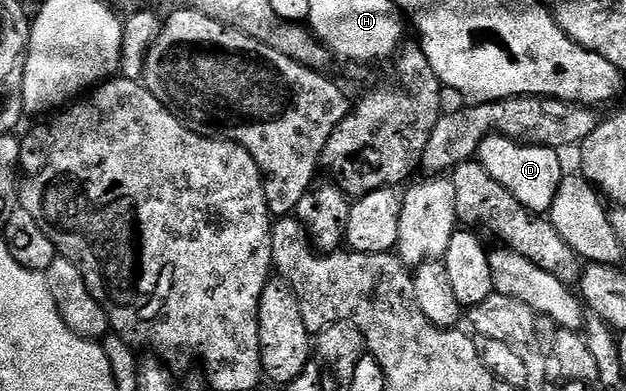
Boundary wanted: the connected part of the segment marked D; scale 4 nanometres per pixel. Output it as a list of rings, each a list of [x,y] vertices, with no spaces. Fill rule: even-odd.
[[[489,134],[478,144],[475,153],[476,161],[484,168],[519,204],[523,204],[530,212],[538,215],[548,215],[551,204],[555,198],[555,192],[559,190],[559,184],[563,177],[561,170],[562,156],[551,147],[525,145],[521,142],[513,142],[502,135]]]

